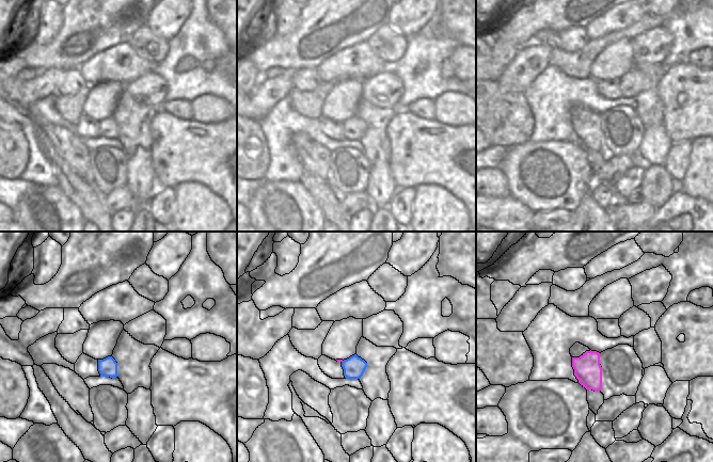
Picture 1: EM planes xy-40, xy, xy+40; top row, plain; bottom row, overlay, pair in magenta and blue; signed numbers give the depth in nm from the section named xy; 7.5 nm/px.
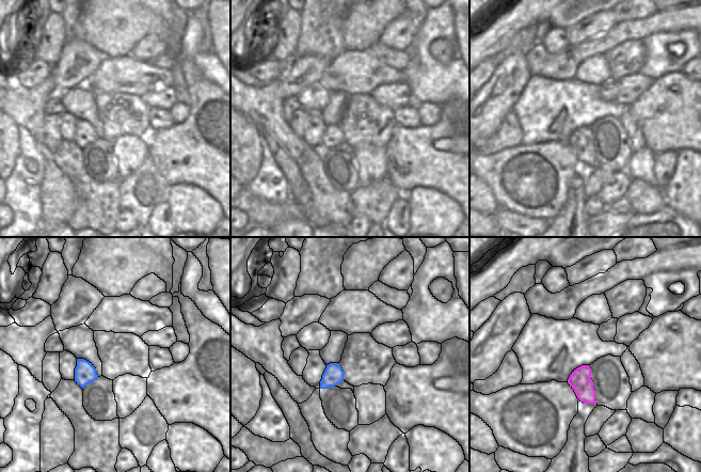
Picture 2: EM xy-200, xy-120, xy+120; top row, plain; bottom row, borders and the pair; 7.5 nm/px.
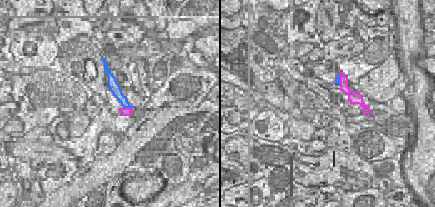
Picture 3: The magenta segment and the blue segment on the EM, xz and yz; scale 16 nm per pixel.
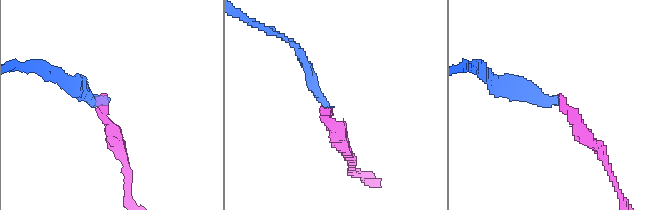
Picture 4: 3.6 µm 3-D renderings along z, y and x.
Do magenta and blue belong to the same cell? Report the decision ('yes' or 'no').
no

